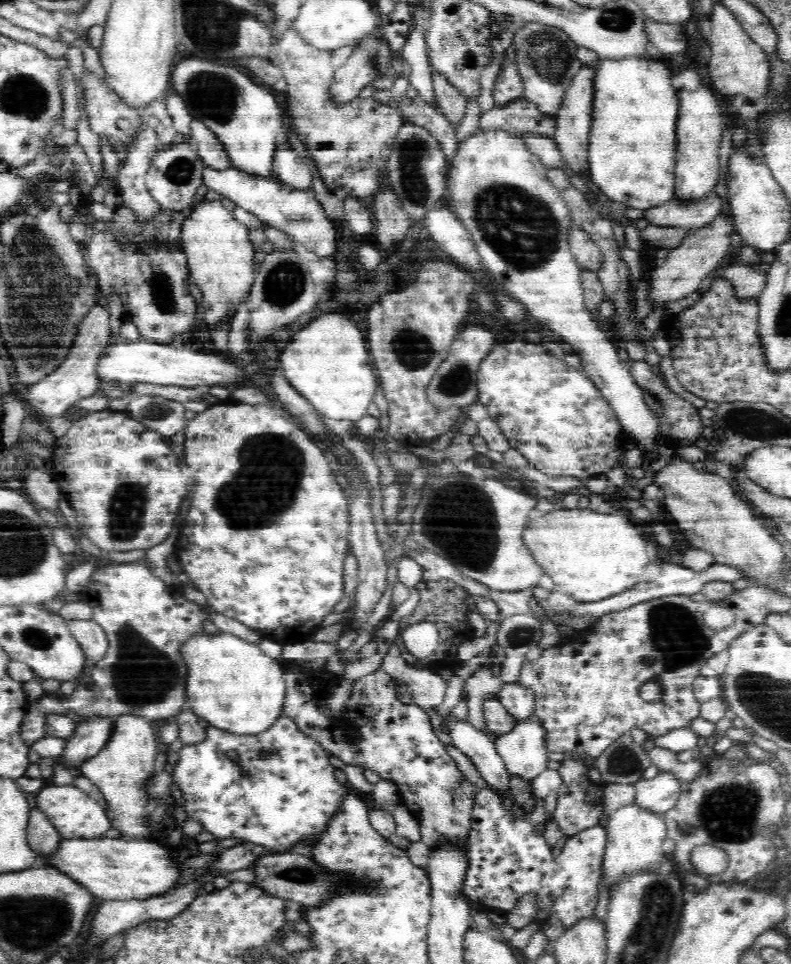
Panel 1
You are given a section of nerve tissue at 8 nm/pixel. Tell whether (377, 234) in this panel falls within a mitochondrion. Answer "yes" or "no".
no

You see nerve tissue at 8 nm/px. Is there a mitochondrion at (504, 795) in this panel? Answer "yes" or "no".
no

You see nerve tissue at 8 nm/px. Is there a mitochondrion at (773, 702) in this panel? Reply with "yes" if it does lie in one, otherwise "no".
yes

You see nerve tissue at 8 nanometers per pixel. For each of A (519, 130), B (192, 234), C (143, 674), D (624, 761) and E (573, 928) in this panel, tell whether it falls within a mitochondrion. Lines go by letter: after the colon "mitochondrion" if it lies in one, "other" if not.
A: other
B: other
C: mitochondrion
D: mitochondrion
E: other

